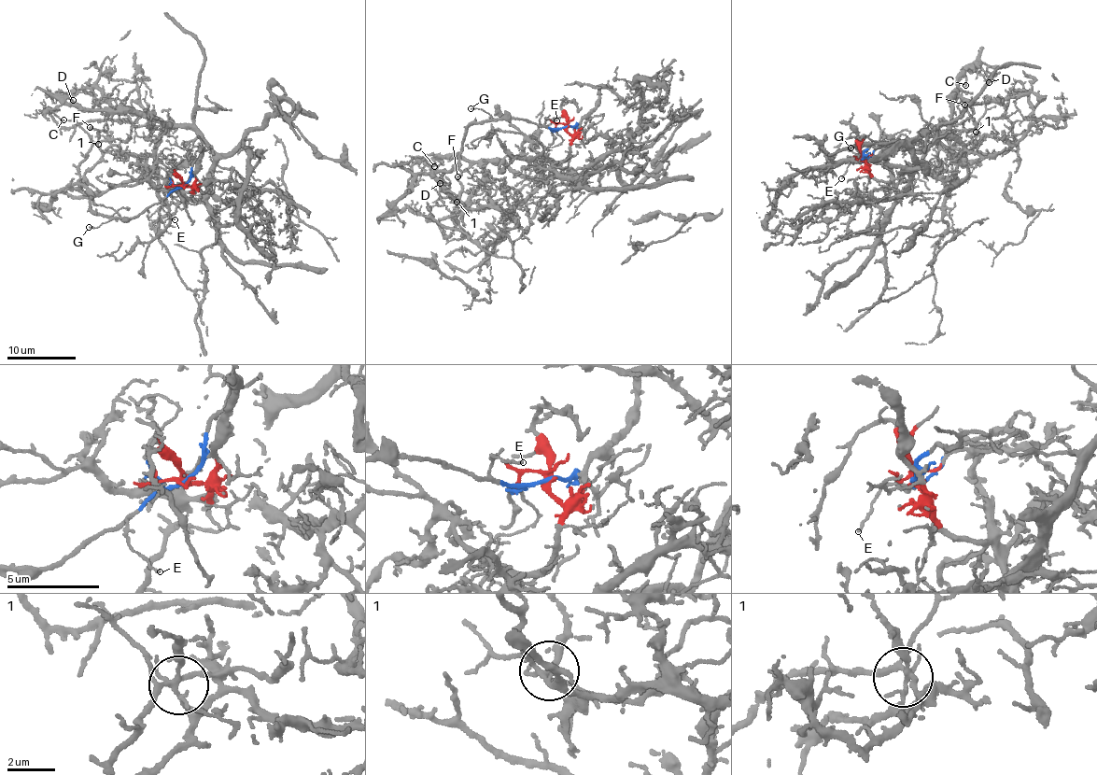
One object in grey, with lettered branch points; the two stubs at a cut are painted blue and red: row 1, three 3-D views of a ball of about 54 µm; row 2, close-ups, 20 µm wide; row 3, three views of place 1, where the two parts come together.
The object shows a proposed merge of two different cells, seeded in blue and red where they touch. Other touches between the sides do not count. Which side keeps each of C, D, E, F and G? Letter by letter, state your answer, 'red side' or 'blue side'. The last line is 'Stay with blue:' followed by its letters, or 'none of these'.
C: red side
D: red side
E: blue side
F: red side
G: blue side
Stay with blue: E, G

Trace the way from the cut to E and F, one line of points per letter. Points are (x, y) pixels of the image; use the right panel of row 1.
E: (862, 159), (851, 162), (841, 178)
F: (862, 159), (874, 177), (892, 182), (895, 198), (937, 138), (962, 147), (962, 164), (978, 140), (963, 105)

